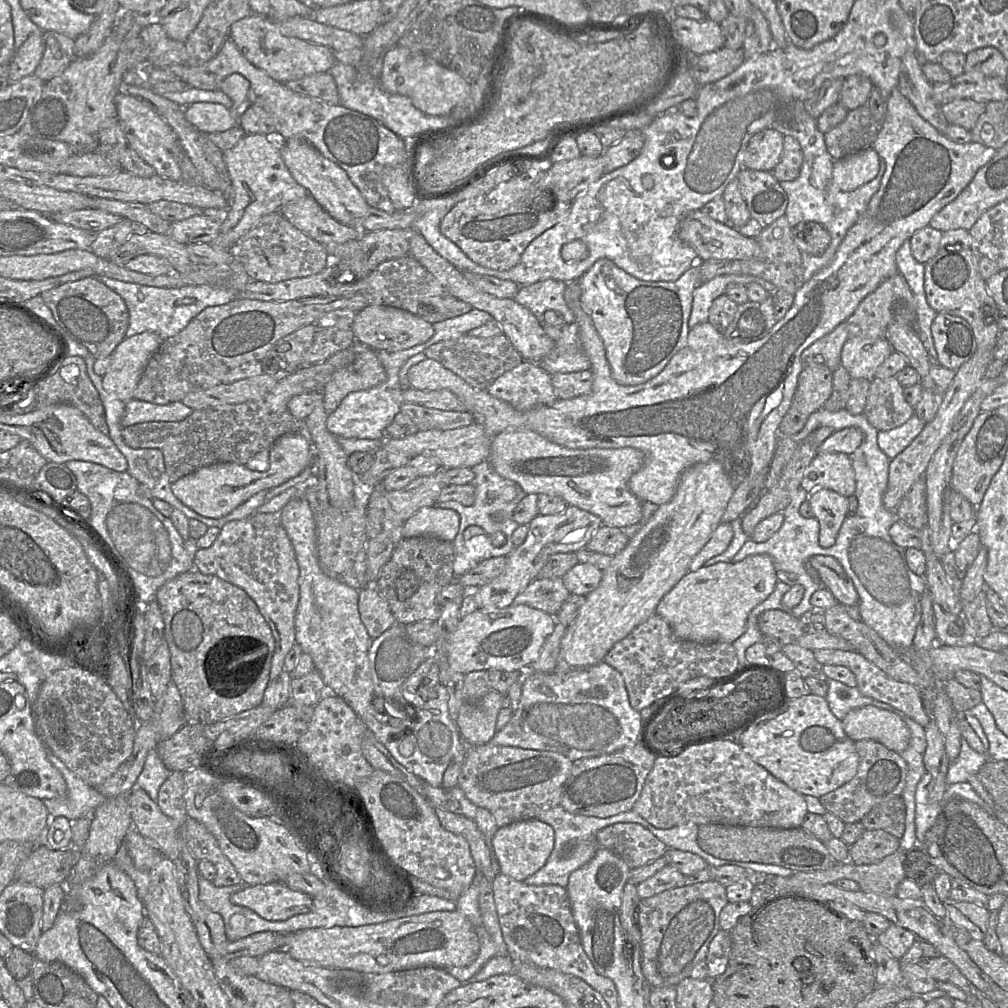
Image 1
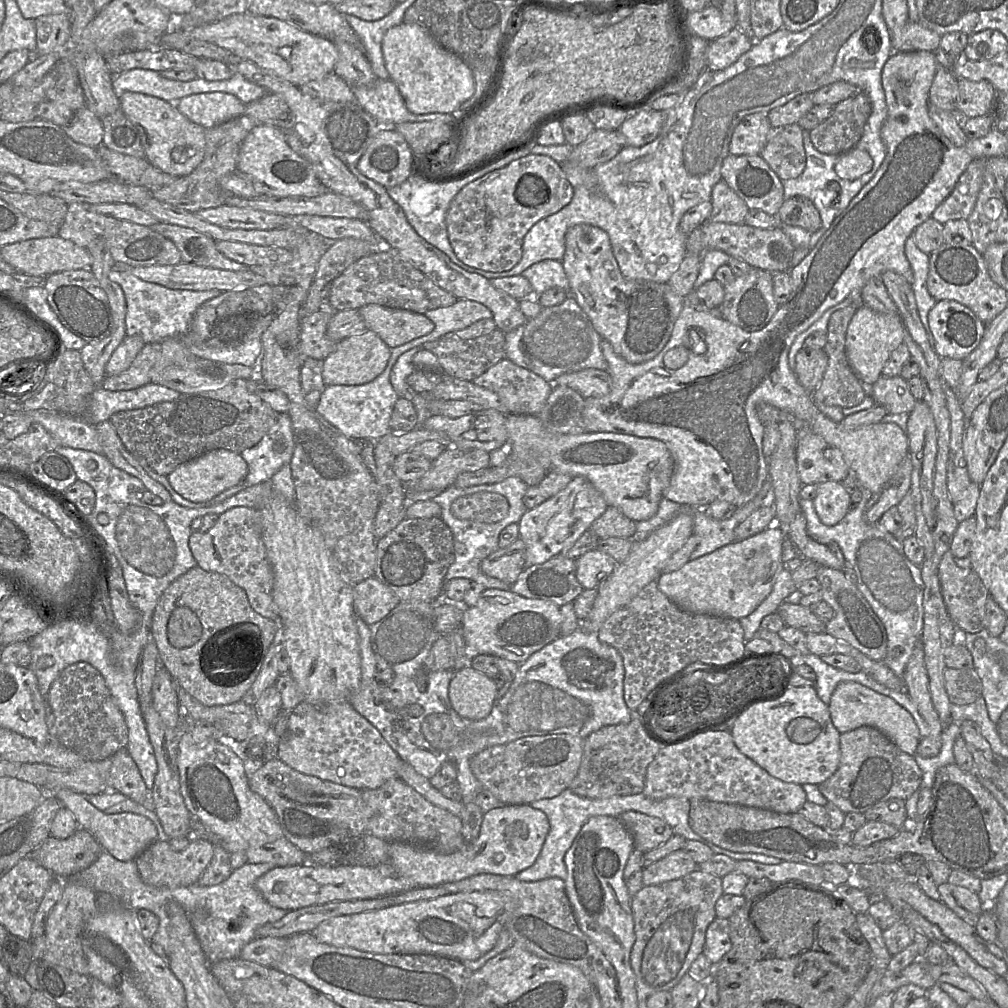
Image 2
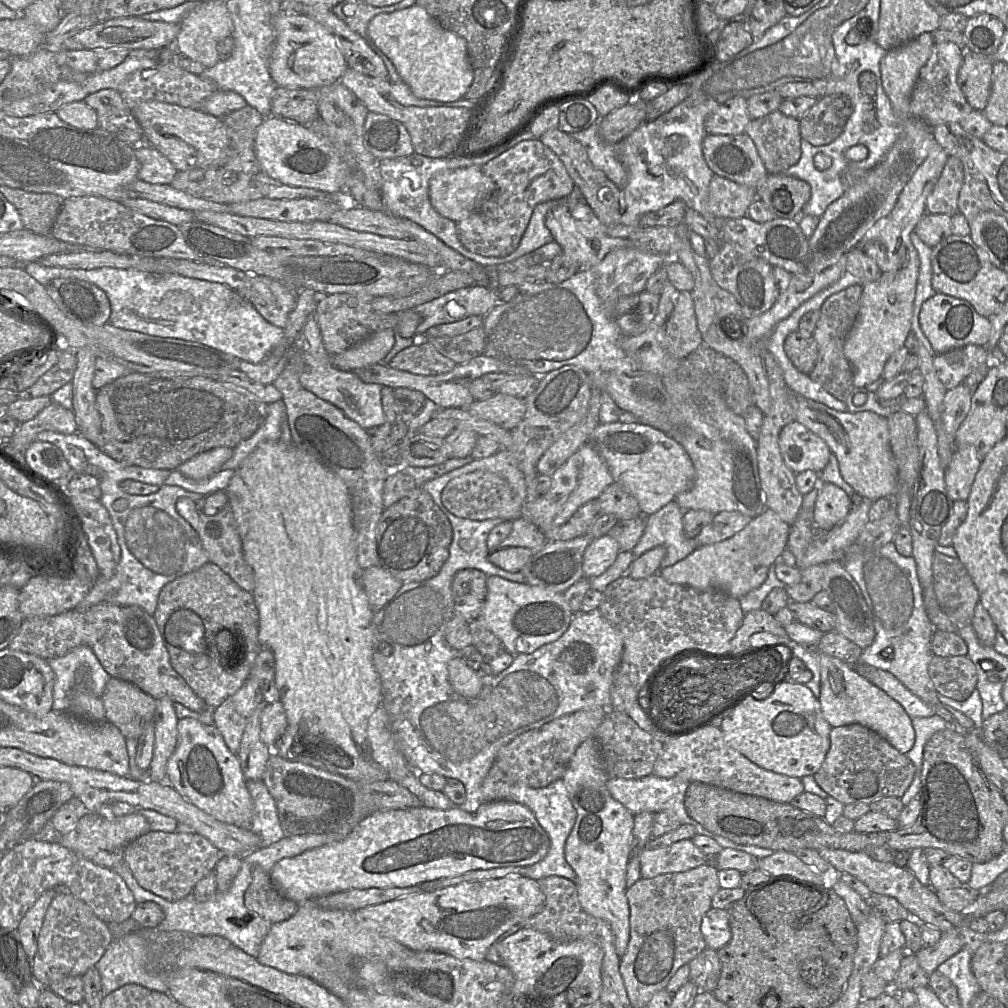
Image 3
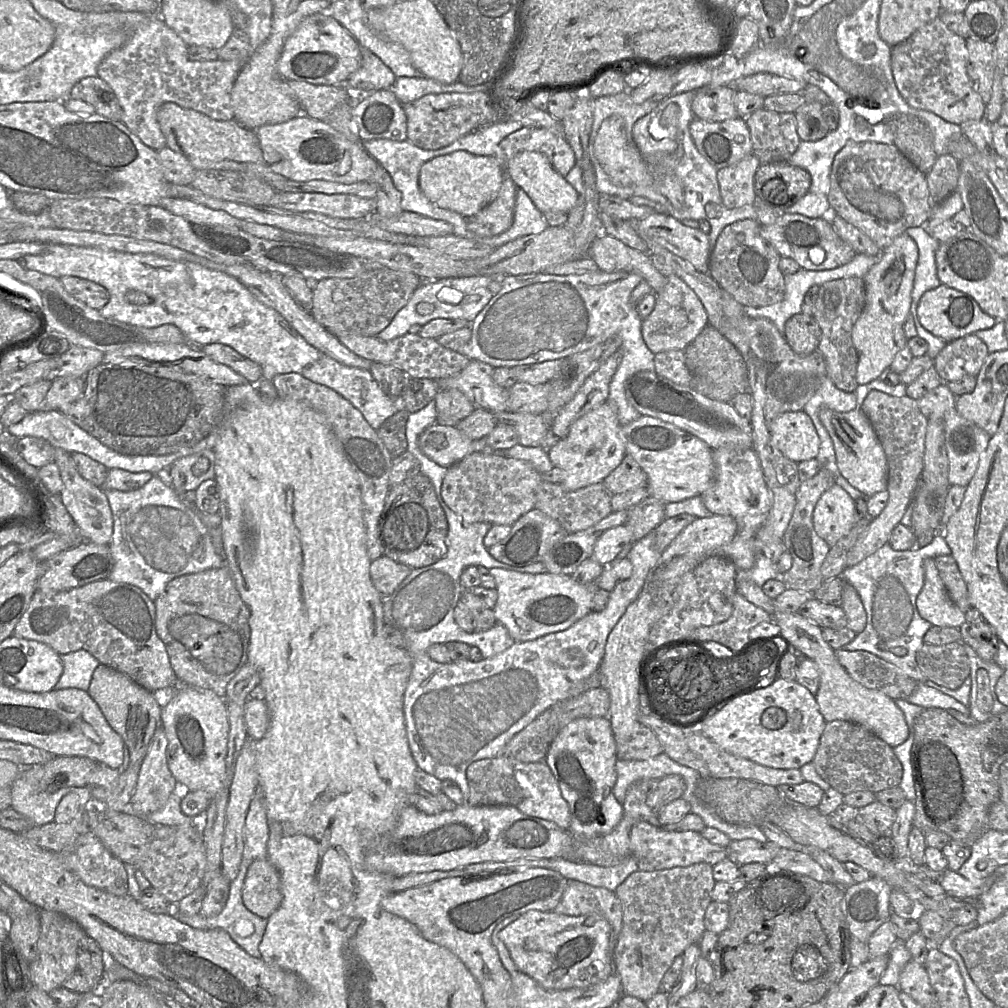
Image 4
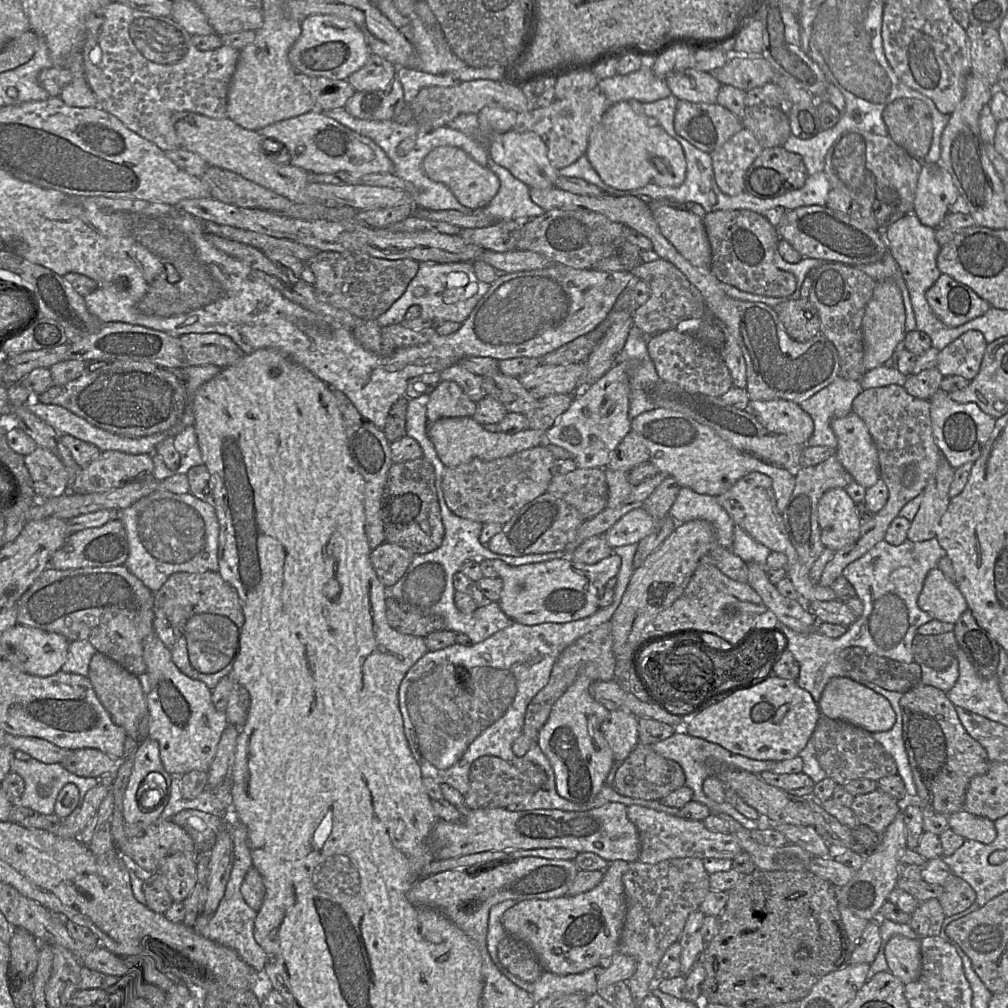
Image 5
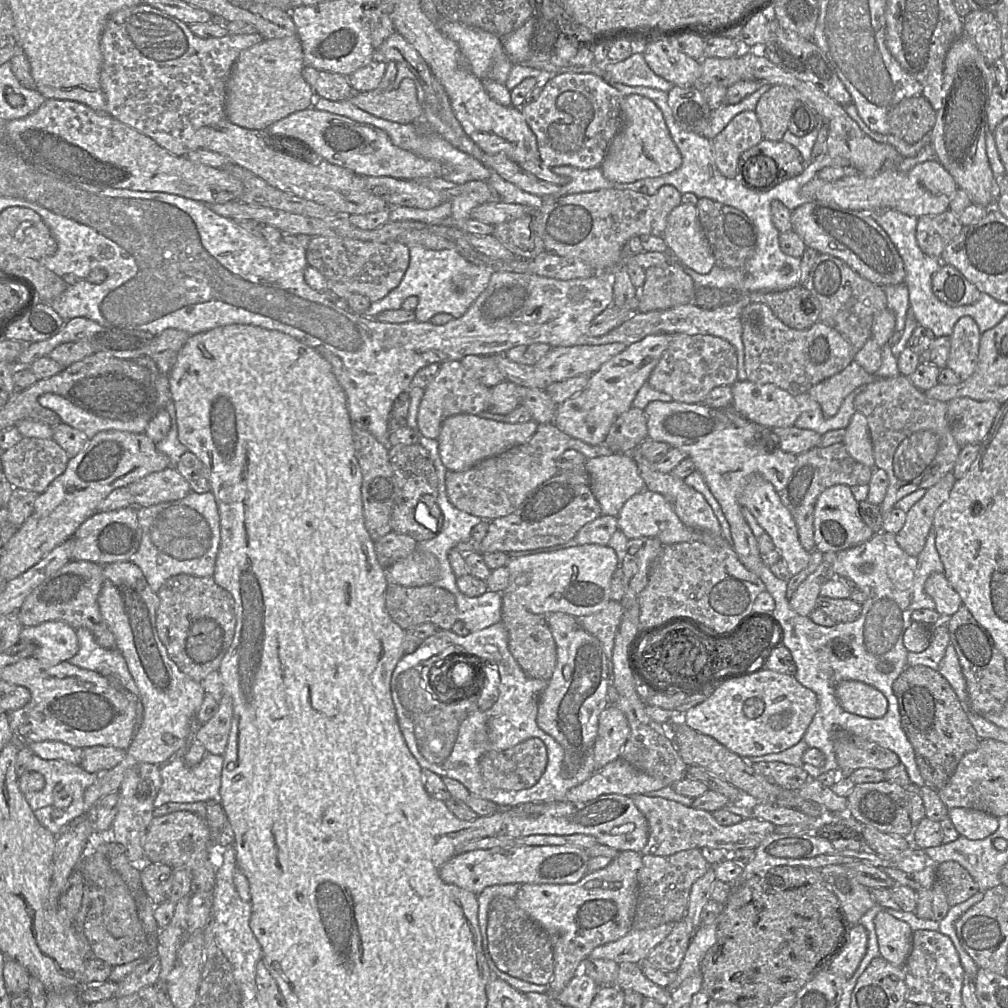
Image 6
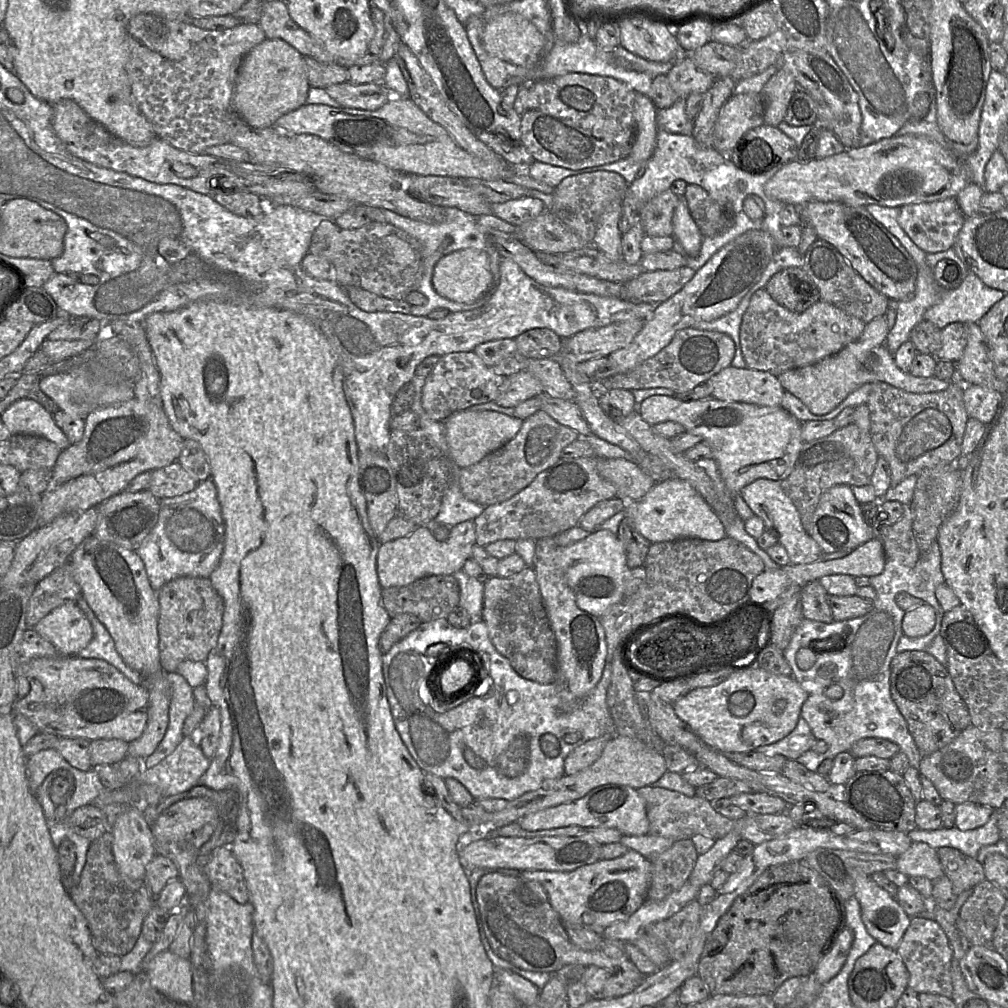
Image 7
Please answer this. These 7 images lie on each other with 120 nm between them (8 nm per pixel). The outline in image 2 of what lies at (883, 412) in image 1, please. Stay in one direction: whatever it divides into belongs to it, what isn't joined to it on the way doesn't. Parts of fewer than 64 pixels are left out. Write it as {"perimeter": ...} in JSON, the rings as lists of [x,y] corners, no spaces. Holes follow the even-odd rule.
{"perimeter":[[[880,376],[872,386],[870,397],[888,414],[909,414],[917,402],[909,391],[907,381],[900,376]]]}

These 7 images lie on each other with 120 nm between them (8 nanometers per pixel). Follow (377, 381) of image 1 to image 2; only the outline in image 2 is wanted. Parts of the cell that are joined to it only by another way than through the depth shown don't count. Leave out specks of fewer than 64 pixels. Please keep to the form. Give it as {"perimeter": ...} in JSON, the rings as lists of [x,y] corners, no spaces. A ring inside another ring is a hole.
{"perimeter":[[[366,329],[337,344],[323,361],[322,376],[325,386],[362,385],[376,379],[387,367],[391,349],[372,330]]]}

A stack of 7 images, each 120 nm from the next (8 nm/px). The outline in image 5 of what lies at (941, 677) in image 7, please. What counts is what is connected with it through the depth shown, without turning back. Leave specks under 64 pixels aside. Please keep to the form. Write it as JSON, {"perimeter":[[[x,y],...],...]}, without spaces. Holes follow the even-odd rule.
{"perimeter":[[[920,683],[902,694],[900,705],[903,739],[917,789],[917,803],[947,816],[963,810],[970,781],[985,774],[992,763],[986,750],[968,734],[947,692]]]}

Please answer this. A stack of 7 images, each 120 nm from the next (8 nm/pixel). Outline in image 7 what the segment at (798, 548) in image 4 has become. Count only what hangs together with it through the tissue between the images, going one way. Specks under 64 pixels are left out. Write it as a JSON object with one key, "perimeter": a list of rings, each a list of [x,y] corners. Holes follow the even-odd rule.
{"perimeter":[[[854,423],[826,437],[804,443],[792,472],[780,484],[796,507],[807,533],[811,535],[812,517],[821,495],[840,484],[850,487],[870,484],[878,456],[870,433],[862,433]]]}

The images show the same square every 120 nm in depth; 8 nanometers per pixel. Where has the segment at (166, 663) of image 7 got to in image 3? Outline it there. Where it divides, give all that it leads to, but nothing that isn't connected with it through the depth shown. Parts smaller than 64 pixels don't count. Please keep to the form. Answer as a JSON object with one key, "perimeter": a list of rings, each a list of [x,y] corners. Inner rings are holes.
{"perimeter":[[[210,562],[167,583],[159,593],[153,616],[172,667],[210,709],[220,706],[245,684],[255,658],[263,650],[258,640],[259,613],[252,594]]]}

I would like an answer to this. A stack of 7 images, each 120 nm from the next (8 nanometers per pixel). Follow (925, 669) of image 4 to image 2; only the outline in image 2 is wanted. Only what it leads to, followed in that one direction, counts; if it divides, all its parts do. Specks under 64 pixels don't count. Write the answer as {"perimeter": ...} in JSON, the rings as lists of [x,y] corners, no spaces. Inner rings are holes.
{"perimeter":[[[946,667],[945,688],[952,704],[968,705],[982,696],[982,683],[975,670]]]}

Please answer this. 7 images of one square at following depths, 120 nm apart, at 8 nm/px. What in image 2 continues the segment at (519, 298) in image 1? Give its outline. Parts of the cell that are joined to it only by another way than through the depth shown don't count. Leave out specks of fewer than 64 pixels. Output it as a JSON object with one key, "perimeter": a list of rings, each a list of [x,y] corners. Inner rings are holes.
{"perimeter":[[[543,260],[526,269],[522,275],[530,282],[533,296],[537,298],[544,291],[557,287],[566,291],[568,295],[569,281],[561,261]]]}

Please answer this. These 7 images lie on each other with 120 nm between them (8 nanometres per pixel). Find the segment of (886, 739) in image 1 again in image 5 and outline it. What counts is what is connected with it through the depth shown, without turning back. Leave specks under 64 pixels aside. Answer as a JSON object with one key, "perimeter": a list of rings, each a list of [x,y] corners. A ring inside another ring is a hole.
{"perimeter":[[[751,562],[747,563],[747,569],[748,584],[761,597],[767,610],[775,614],[780,624],[802,634],[816,630],[817,619],[806,610],[804,602],[781,595],[777,587],[770,583],[766,567]],[[848,677],[832,678],[824,688],[818,707],[820,714],[832,720],[846,721],[871,733],[888,731],[896,721],[895,711],[884,696]]]}

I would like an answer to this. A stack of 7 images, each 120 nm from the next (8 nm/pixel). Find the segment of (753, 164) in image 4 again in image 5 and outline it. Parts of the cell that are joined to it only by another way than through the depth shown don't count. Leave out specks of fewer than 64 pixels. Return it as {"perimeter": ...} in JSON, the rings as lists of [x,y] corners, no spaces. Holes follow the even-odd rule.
{"perimeter":[[[743,127],[722,147],[711,153],[716,183],[724,194],[736,196],[745,191],[745,173],[754,160],[760,155],[762,150],[763,148],[752,132]]]}

